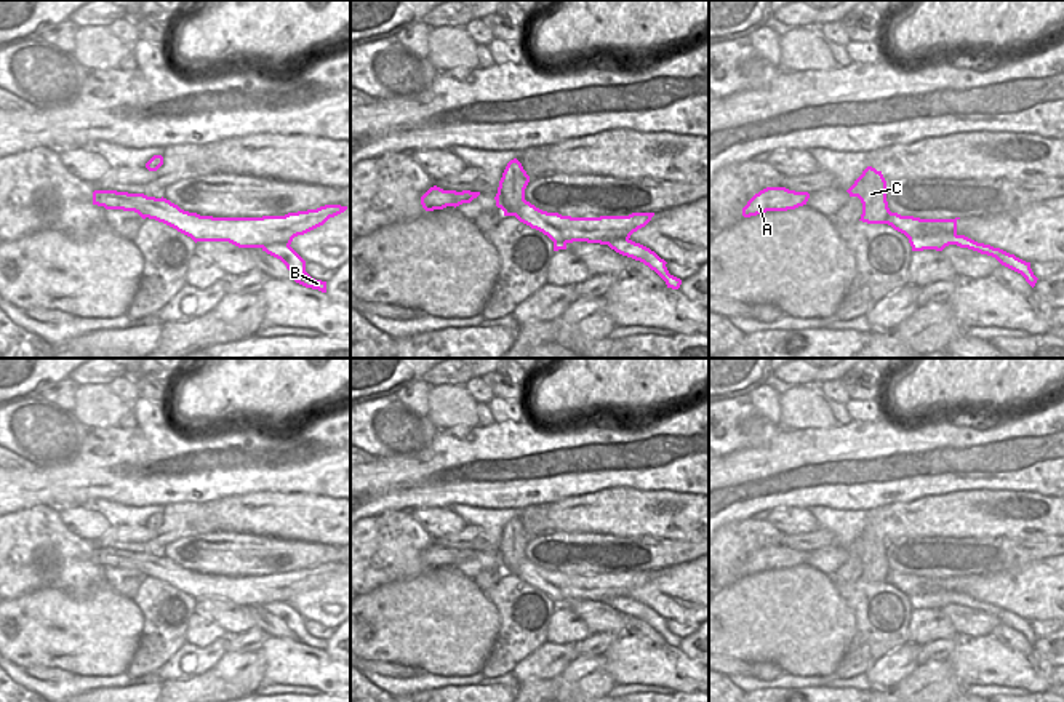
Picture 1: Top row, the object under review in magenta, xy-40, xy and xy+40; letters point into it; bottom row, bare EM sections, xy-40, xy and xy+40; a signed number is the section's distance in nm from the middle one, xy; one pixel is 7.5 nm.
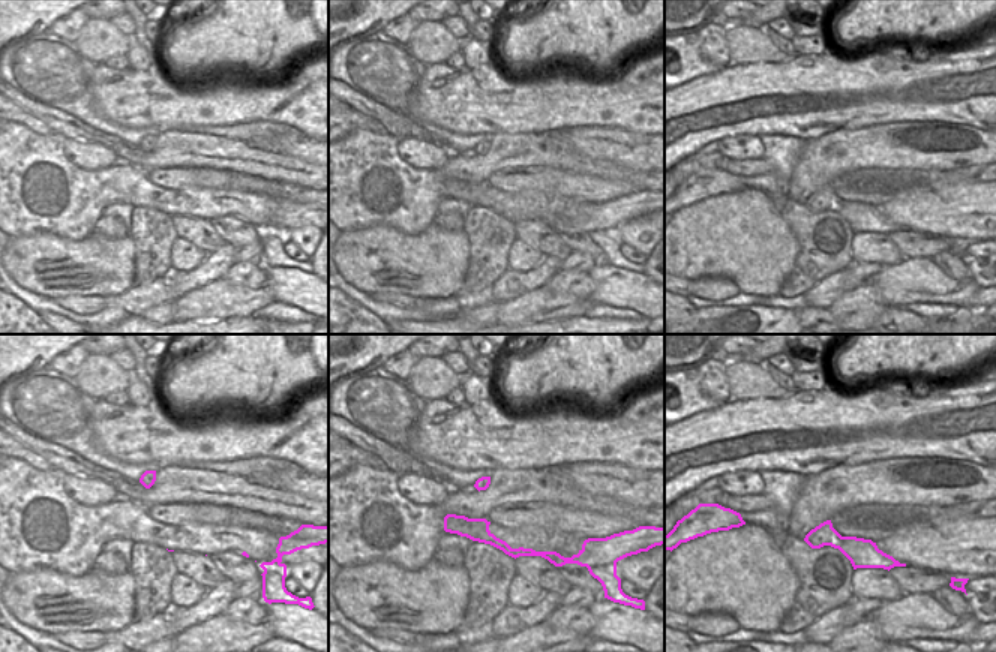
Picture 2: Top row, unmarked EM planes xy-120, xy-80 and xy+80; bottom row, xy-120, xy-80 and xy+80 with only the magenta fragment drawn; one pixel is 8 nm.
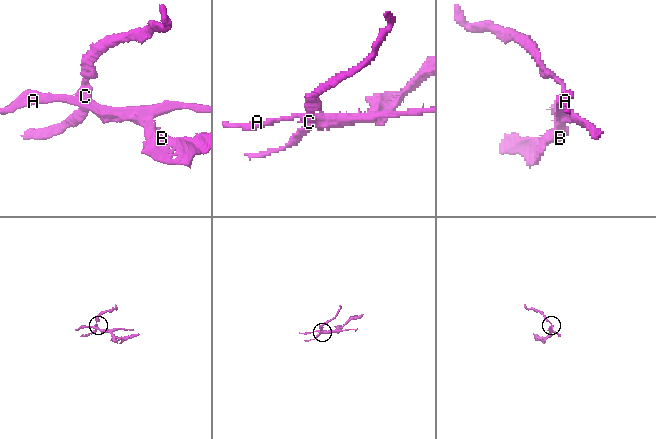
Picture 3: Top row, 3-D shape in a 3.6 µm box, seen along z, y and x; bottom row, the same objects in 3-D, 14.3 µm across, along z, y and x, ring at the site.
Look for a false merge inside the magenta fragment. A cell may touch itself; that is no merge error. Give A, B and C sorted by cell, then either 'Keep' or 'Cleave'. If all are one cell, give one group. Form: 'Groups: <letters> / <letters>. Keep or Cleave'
Groups: A / B C. Cleave

